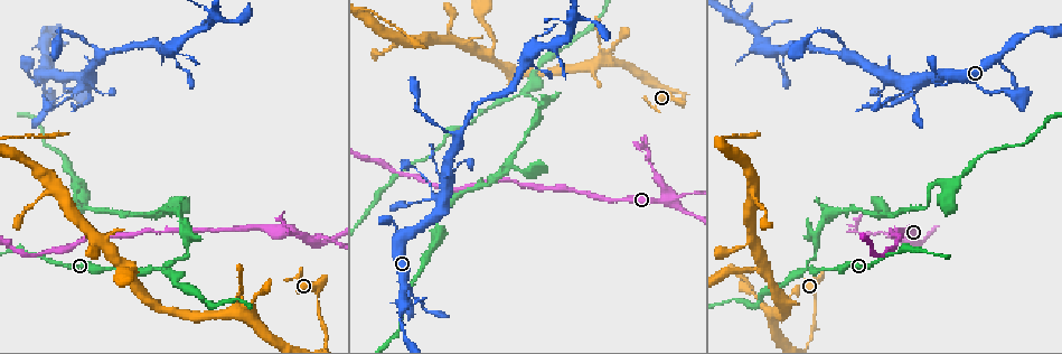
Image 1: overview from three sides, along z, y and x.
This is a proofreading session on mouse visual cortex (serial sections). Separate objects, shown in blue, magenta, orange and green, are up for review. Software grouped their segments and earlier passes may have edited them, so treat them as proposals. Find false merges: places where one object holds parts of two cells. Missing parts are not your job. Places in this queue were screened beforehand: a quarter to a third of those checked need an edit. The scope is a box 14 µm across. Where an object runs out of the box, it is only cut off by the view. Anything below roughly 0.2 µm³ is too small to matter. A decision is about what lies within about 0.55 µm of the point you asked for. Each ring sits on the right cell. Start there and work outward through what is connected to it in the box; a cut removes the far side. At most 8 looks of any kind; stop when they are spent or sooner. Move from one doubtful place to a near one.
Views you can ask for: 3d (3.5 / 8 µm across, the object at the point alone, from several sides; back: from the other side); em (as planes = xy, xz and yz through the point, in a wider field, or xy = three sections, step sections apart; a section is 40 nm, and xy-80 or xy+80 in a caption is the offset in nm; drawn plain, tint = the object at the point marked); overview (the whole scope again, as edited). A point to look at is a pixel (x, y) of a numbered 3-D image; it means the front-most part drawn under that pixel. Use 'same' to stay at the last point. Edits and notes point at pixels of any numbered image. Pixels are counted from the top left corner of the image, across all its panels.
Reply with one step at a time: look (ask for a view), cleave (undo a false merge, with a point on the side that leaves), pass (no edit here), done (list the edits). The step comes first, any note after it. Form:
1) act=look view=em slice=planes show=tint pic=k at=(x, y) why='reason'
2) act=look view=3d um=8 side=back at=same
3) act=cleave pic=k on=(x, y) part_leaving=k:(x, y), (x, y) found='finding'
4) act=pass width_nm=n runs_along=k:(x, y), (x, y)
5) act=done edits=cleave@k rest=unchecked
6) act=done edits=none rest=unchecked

act=look view=3d um=3.5 pic=1 at=(459, 136) why='three-way junction'

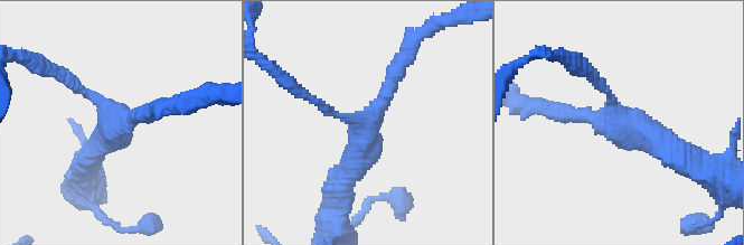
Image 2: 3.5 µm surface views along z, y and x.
act=look view=em slice=planes show=tint pic=2 at=(366, 122) arms=3 arm_widths_nm=150,250,350

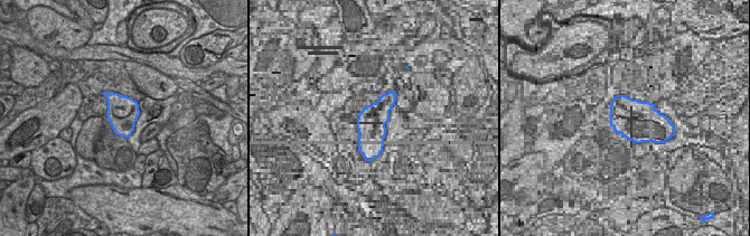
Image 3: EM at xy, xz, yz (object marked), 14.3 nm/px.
act=pass runs_along=2:(342, 177), (404, 59) found='all the same cell'

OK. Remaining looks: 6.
act=look view=3d um=8 pic=1 at=(213, 18) why='thin neck'

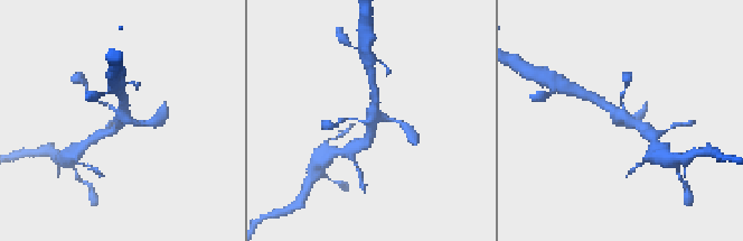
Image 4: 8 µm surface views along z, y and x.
act=look view=em slice=xy step=1 show=tint pic=4 at=(119, 117) why='need the tissue'

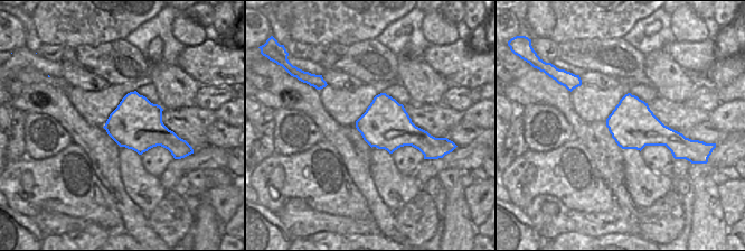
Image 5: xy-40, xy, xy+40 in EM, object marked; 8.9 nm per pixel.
act=pass width_nm=440 runs_along=4:(360, 146), (375, 118), (401, 123) found='one cell here'

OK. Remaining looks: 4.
act=look view=3d um=3.5 pic=1 at=(320, 307)

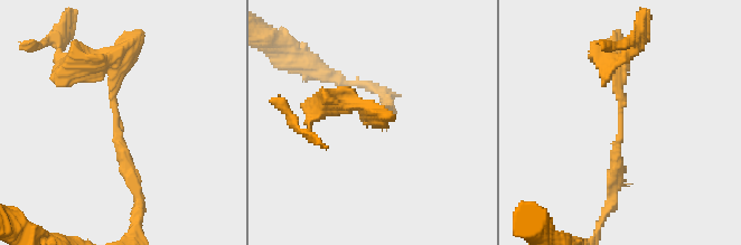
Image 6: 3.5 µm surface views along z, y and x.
act=look view=em slice=xy step=2 show=tint pic=6 at=(620, 118) why='now the EM'

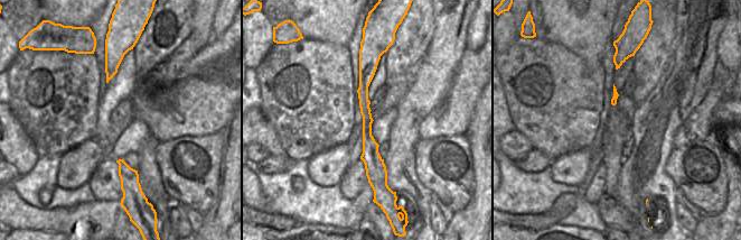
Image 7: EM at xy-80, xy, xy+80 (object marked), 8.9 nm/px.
act=pass width_nm=140 runs_along=6:(97, 65), (115, 68), (115, 134), (135, 189) found='continuous, no second cell'

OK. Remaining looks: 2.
act=done edits=none rest=unchecked

